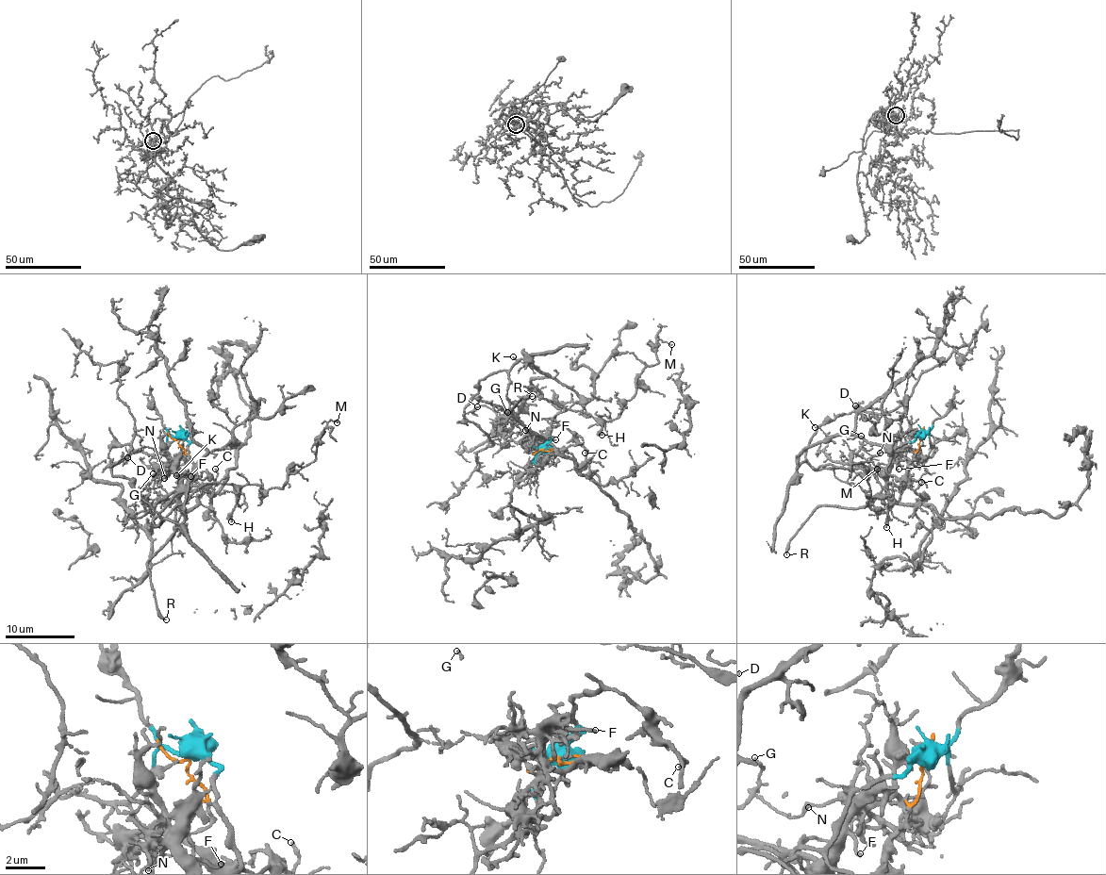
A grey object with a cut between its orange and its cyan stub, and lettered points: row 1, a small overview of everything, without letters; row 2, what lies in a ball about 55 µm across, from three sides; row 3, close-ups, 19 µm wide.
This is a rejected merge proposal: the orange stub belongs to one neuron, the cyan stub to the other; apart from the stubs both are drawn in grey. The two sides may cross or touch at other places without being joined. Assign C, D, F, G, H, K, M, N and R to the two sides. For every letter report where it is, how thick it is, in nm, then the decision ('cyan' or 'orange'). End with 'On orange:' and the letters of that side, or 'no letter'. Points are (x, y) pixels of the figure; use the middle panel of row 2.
C: at (585, 453); 140 nm thick; cyan
D: at (477, 406); 100 nm thick; cyan
F: at (555, 439); 150 nm thick; orange
G: at (507, 412); 110 nm thick; orange
H: at (602, 435); 240 nm thick; cyan
K: at (513, 356); 100 nm thick; cyan
M: at (671, 344); 100 nm thick; cyan
N: at (525, 430); 110 nm thick; orange
R: at (532, 396); 200 nm thick; orange
On orange: F, G, N, R

